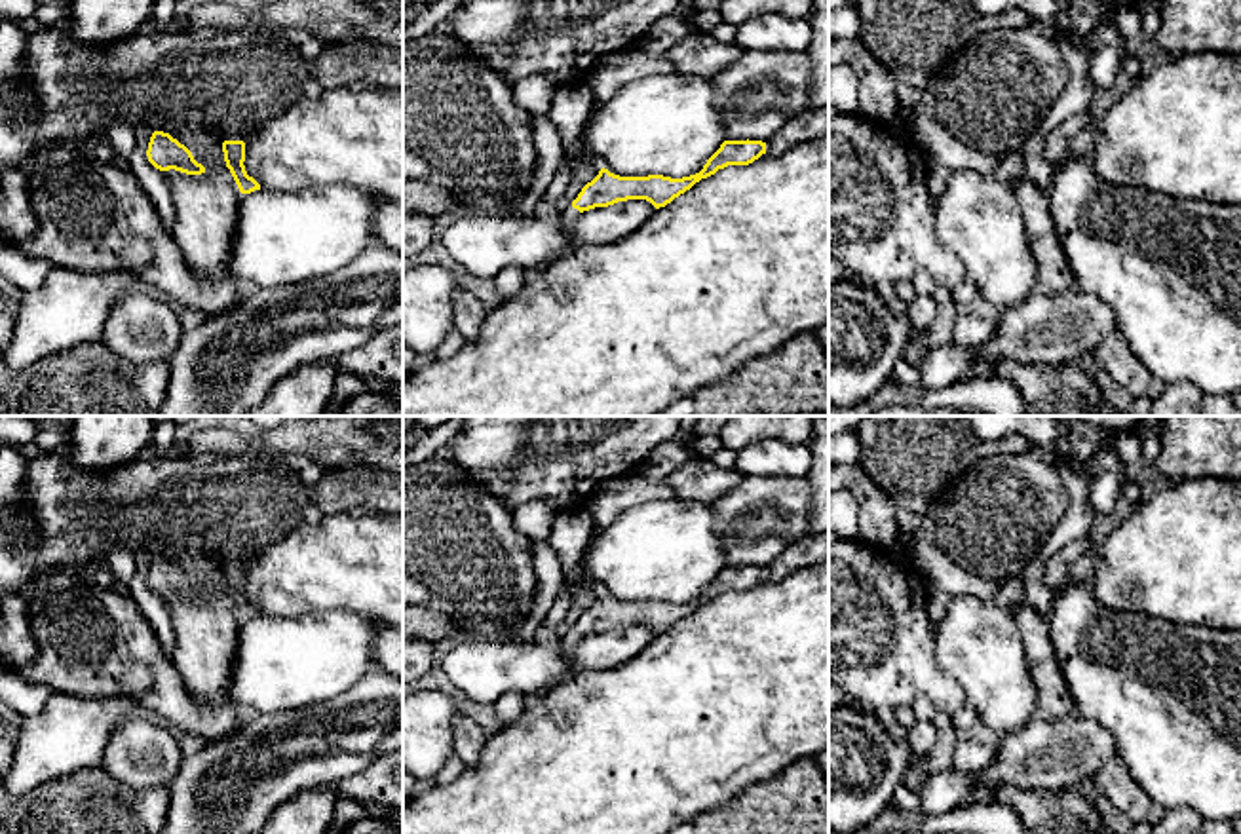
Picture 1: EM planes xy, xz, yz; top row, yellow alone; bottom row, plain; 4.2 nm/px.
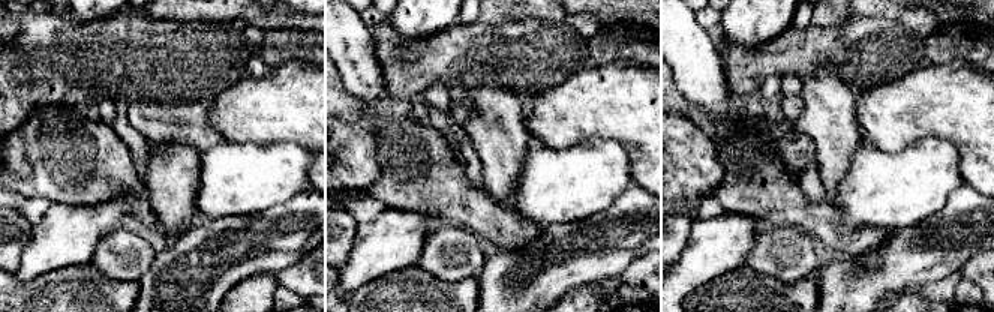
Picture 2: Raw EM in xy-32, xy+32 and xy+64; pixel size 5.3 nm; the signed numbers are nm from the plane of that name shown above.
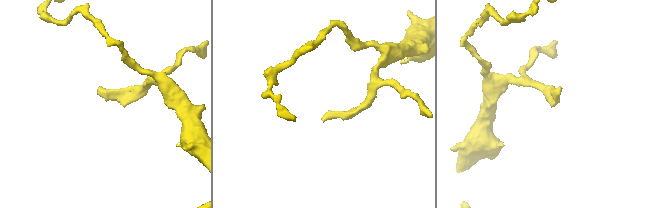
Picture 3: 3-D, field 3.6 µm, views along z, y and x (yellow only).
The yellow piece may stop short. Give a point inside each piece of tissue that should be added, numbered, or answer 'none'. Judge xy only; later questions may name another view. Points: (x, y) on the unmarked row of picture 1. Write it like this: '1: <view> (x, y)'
none

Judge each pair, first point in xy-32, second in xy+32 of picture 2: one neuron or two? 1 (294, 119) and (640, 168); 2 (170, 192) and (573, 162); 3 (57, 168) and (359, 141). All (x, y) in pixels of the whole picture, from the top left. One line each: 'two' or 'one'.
1: one
2: two
3: two

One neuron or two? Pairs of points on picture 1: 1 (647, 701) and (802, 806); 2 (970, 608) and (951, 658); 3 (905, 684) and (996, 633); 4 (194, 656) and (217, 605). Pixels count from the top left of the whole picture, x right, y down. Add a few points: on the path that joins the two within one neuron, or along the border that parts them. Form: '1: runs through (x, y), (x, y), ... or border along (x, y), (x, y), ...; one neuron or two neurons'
1: border along (804, 757), (751, 783), (726, 802); two neurons
2: runs through (970, 620), (970, 639), (962, 646); one neuron
3: border along (935, 624), (935, 663), (960, 686), (966, 701); two neurons
4: runs through (206, 643), (206, 629), (215, 618); one neuron

